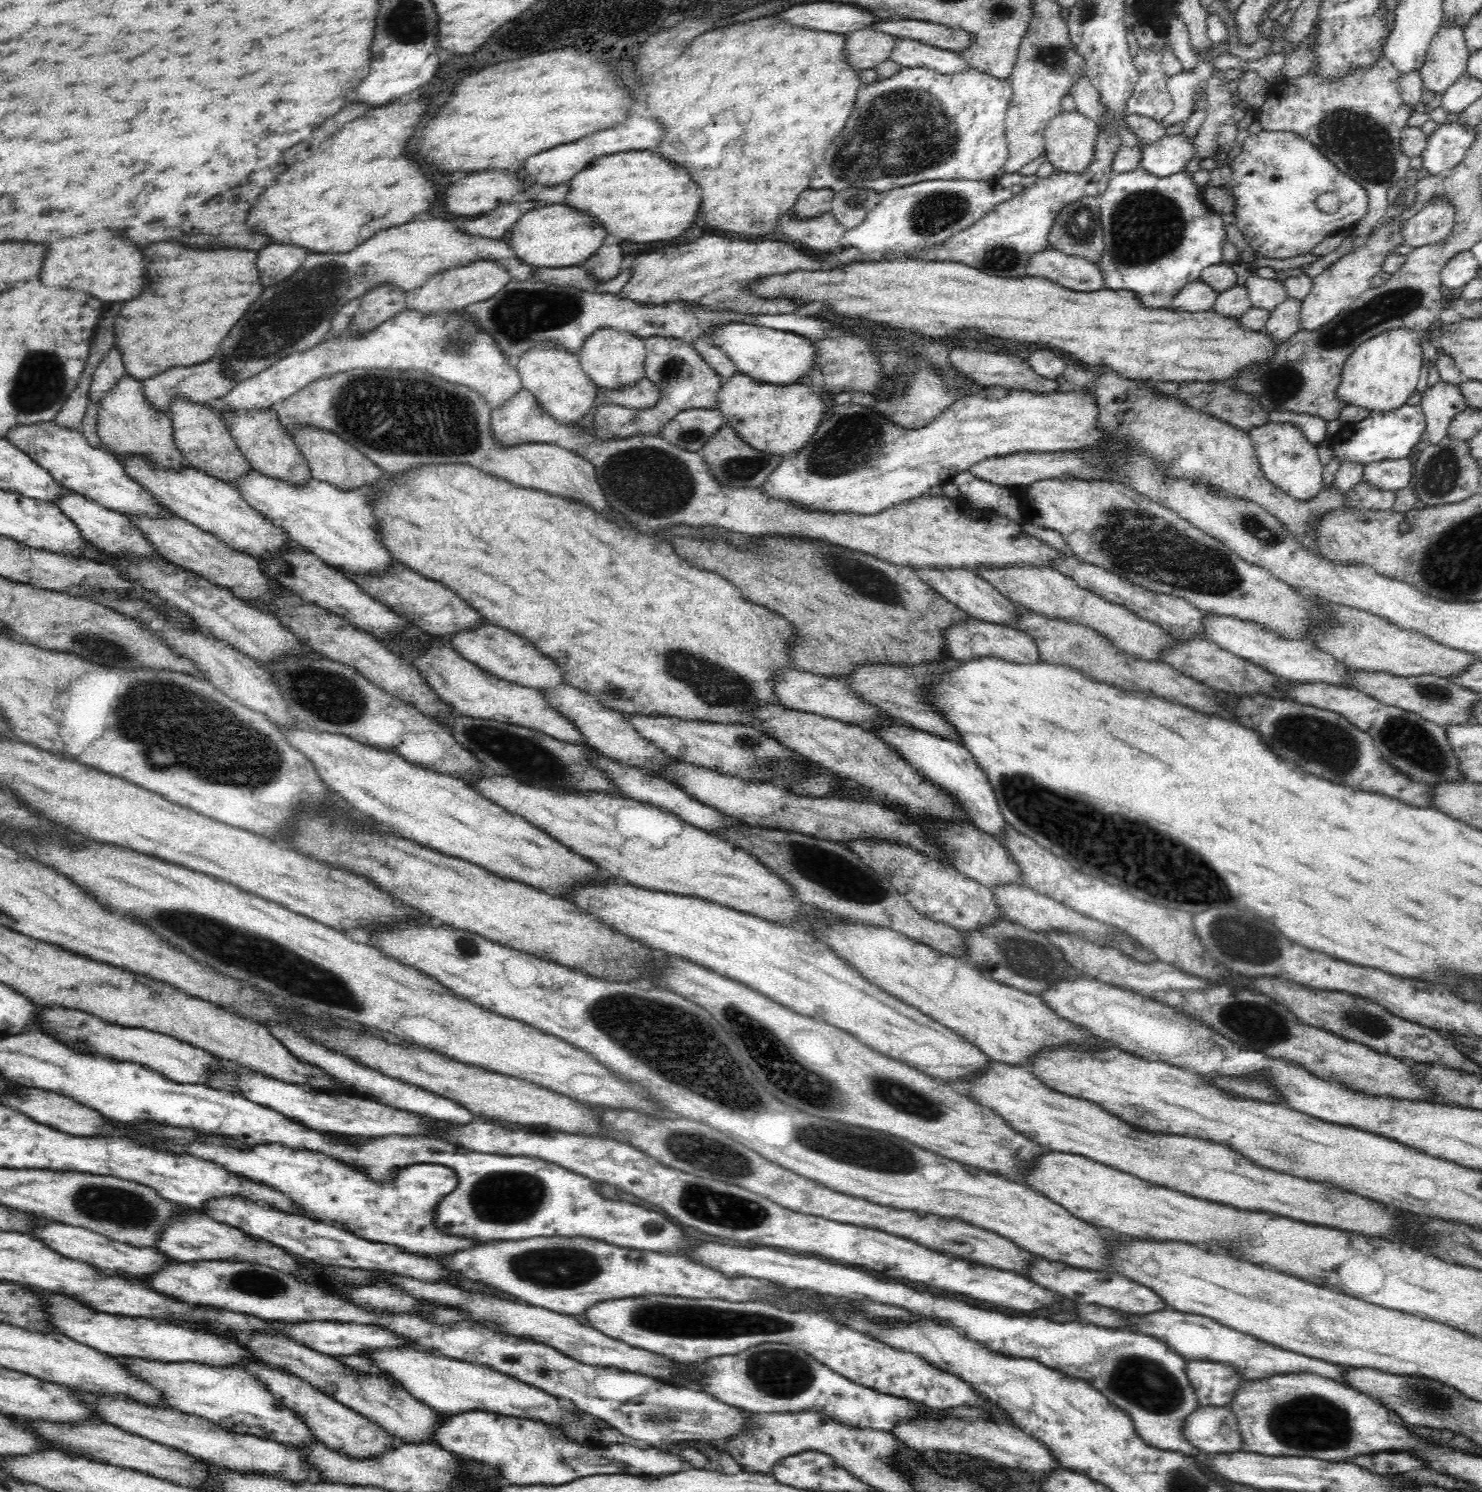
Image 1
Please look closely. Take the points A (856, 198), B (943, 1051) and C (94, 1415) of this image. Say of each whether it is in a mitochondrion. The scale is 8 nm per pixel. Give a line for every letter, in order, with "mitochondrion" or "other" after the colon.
A: mitochondrion
B: other
C: other

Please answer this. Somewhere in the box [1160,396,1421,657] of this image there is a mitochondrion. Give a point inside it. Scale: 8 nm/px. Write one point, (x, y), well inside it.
(1266, 535)

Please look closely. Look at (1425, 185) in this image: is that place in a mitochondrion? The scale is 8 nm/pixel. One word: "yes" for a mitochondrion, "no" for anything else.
no

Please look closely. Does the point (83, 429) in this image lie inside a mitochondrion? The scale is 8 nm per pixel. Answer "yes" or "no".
no

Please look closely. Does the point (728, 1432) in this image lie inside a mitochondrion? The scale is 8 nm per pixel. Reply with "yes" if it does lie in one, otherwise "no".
no

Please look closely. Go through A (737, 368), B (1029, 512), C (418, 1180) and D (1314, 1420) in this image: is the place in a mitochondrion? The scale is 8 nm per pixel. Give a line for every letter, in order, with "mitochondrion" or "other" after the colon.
A: other
B: other
C: other
D: mitochondrion

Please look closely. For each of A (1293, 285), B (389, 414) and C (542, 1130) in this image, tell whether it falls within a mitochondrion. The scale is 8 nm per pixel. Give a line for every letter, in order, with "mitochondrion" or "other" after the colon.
A: other
B: mitochondrion
C: other

